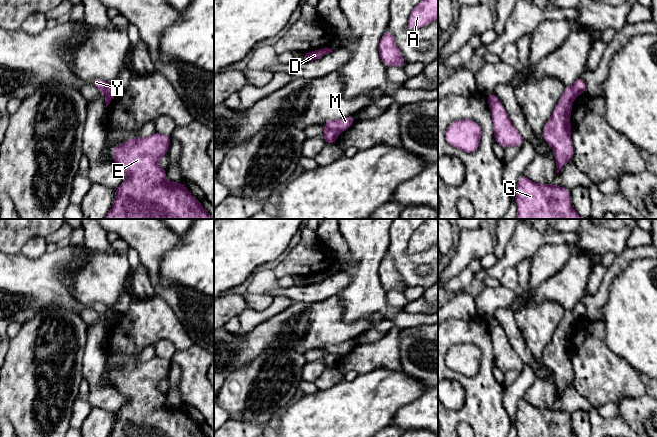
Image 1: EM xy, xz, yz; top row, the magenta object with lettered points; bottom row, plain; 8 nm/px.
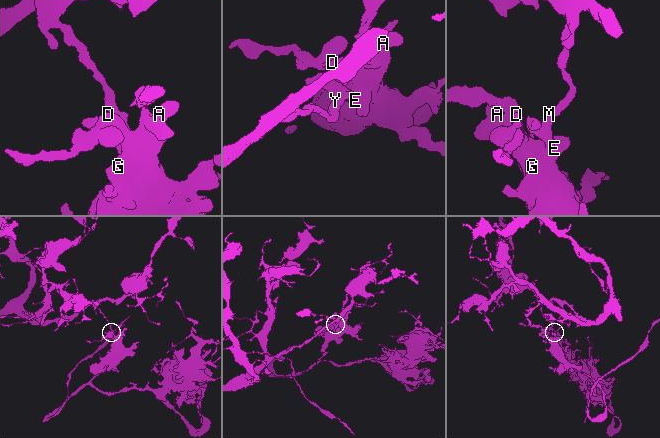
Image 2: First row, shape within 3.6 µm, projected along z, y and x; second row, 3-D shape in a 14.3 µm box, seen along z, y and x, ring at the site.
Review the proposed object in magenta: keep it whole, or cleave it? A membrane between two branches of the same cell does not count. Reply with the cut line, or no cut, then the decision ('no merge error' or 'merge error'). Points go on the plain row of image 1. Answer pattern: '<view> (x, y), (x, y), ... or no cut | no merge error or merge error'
xz (326, 352), (339, 356) | merge error

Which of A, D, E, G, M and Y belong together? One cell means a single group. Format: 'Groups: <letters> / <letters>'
Groups: A D E G M / Y

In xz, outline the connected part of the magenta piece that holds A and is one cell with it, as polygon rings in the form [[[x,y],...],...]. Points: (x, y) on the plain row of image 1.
[[[427,219],[414,230],[409,239],[407,253],[409,255],[427,250],[438,243],[438,219]]]

